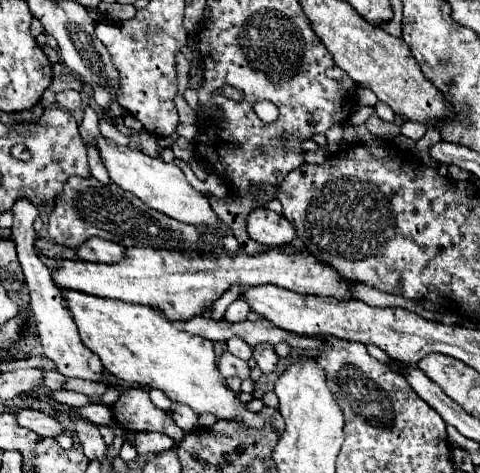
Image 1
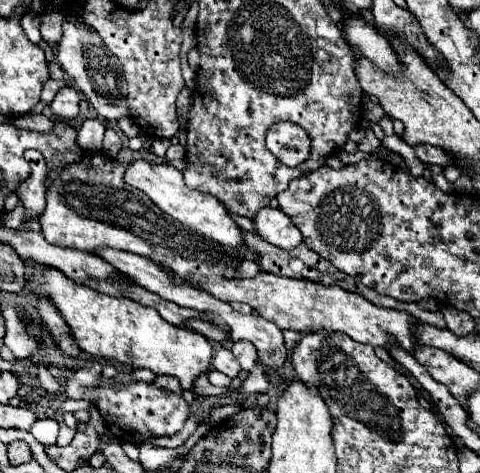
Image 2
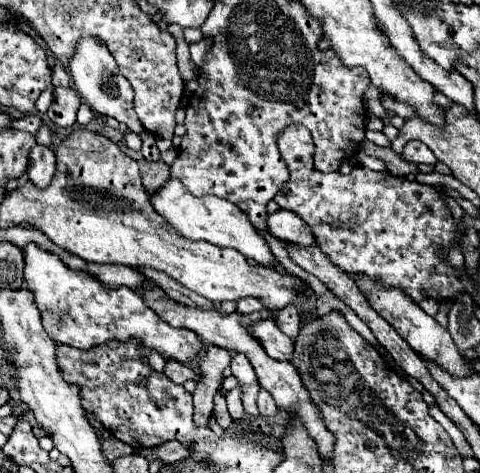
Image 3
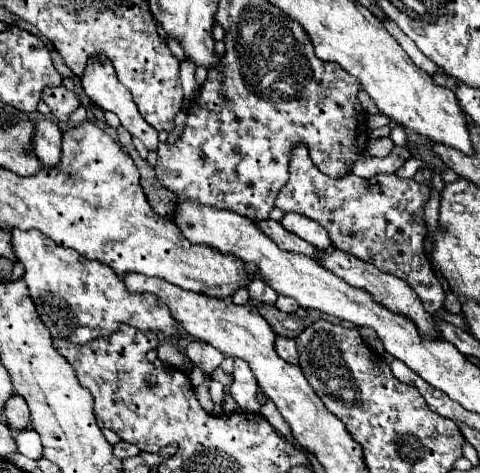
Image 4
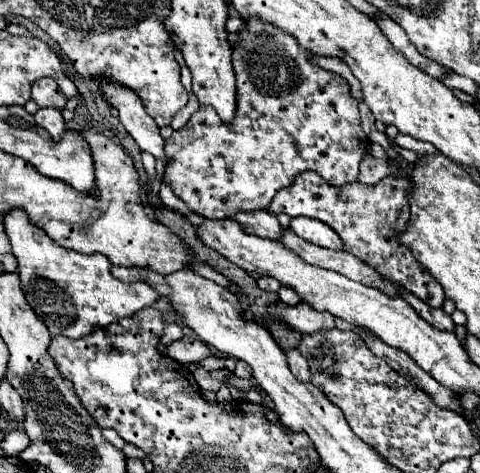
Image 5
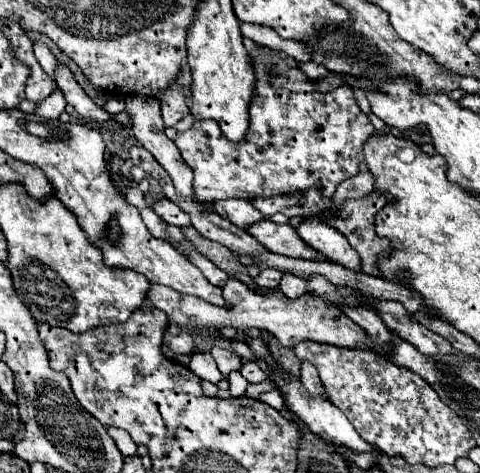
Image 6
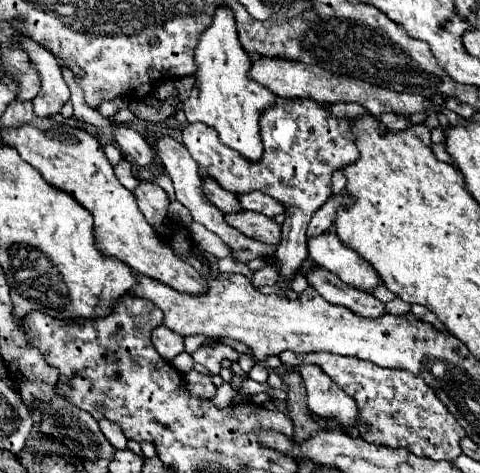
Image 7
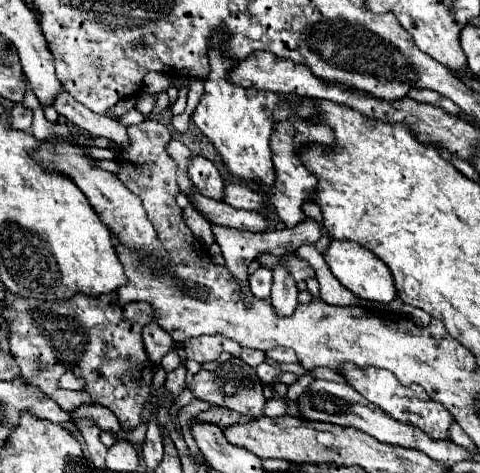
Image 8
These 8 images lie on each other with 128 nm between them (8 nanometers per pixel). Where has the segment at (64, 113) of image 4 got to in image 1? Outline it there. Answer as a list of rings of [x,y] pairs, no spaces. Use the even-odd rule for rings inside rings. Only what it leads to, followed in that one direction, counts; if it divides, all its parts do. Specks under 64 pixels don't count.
[[[66,90],[66,92],[56,94],[56,102],[58,102],[58,106],[64,108],[64,110],[76,110],[76,108],[80,108],[80,104],[82,104],[80,92],[76,92],[76,90]]]

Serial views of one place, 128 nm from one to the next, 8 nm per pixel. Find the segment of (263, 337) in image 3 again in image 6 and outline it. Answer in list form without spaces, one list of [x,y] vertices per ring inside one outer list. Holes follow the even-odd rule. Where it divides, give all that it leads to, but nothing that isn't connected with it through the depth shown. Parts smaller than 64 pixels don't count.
[[[304,360],[302,366],[300,366],[300,382],[306,386],[306,390],[308,390],[310,394],[320,394],[320,396],[324,396],[324,386],[320,384],[316,366],[308,364],[306,360]]]

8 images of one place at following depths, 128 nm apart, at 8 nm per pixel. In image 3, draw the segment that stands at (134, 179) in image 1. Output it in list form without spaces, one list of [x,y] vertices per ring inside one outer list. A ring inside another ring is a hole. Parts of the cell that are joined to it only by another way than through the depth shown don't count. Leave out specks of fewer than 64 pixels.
[[[168,178],[156,192],[150,194],[150,202],[156,208],[156,212],[160,212],[160,216],[164,216],[188,240],[206,240],[220,248],[234,248],[234,250],[242,252],[246,258],[252,258],[262,266],[276,264],[264,238],[256,232],[256,228],[252,224],[248,224],[248,218],[244,216],[244,212],[236,210],[236,206],[228,204],[228,200],[220,200],[216,196],[196,198],[184,188],[184,184],[180,180]]]

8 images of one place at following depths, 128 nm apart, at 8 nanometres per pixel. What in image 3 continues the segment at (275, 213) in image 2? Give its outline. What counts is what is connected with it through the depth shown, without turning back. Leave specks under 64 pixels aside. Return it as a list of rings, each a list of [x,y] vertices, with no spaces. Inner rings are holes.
[[[278,210],[274,214],[268,214],[266,230],[274,238],[278,238],[286,244],[294,244],[300,248],[314,244],[312,232],[308,232],[308,226],[304,224],[304,220],[296,218],[294,212],[288,212],[288,210]]]

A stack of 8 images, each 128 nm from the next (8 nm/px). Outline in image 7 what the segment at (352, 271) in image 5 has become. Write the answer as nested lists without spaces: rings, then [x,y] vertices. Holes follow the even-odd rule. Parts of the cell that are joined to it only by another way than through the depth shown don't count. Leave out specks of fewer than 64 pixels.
[[[244,210],[238,214],[226,214],[226,222],[252,240],[272,244],[272,246],[280,244],[280,226],[264,214]]]

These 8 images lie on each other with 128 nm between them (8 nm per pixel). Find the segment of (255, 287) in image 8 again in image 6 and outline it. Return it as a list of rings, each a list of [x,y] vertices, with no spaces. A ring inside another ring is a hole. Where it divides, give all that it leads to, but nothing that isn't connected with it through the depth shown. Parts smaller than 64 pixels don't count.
[[[268,268],[268,270],[262,270],[254,282],[256,282],[260,288],[268,288],[268,290],[272,290],[272,288],[278,288],[280,278],[282,278],[282,272],[280,272],[280,270]]]

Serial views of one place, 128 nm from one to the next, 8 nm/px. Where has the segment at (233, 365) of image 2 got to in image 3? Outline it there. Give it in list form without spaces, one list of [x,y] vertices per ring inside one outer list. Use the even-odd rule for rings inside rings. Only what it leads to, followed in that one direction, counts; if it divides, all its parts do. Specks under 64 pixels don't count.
[[[210,346],[204,356],[202,356],[202,362],[200,362],[200,374],[202,374],[202,380],[198,382],[196,390],[194,390],[194,424],[196,426],[208,426],[208,420],[210,420],[210,414],[212,414],[212,400],[214,400],[214,394],[218,392],[220,384],[222,384],[222,370],[230,366],[230,360],[232,360],[232,354],[224,348],[218,348],[218,346]]]

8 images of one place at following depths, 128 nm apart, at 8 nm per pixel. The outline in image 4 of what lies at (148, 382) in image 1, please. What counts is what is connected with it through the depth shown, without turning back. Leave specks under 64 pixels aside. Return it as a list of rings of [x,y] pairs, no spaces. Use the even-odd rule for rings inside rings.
[[[14,228],[12,246],[18,260],[24,264],[24,282],[30,288],[36,310],[54,338],[86,344],[114,334],[120,324],[128,324],[138,330],[162,332],[176,342],[180,340],[178,324],[168,308],[164,308],[156,296],[136,296],[128,292],[124,282],[106,264],[98,264],[70,248],[62,248],[38,230],[22,232]]]

